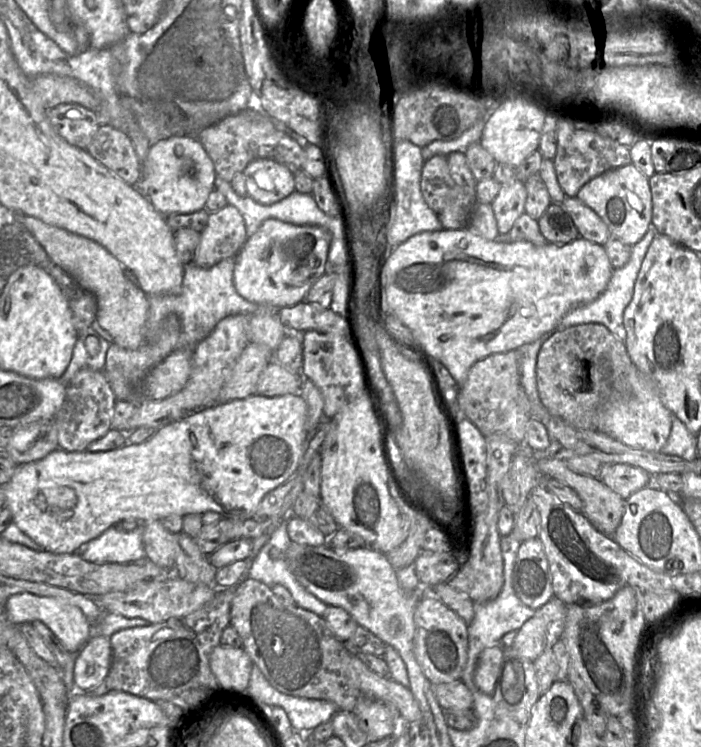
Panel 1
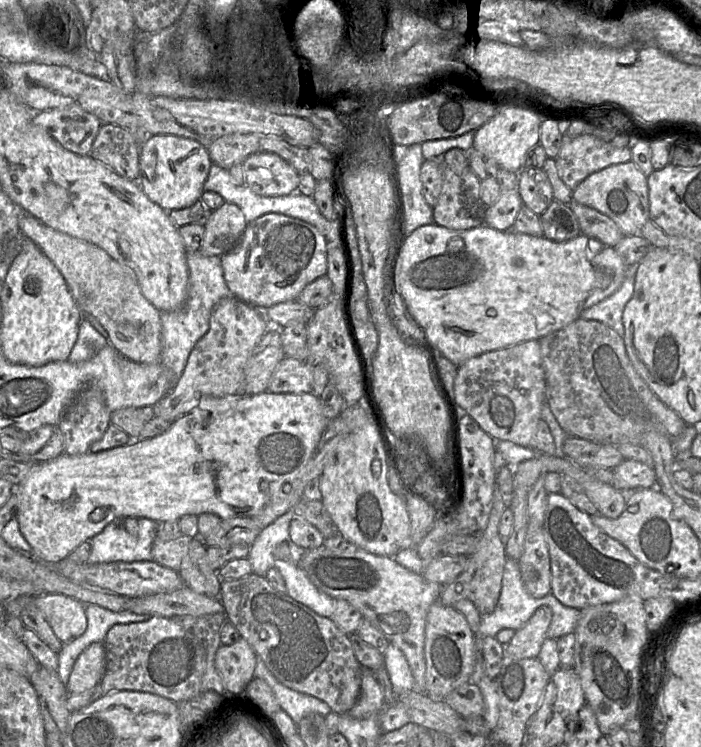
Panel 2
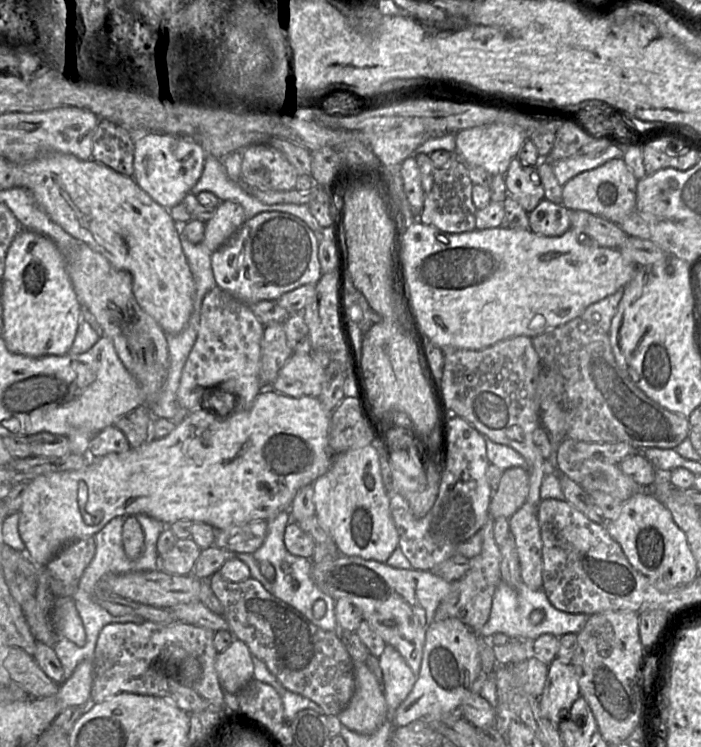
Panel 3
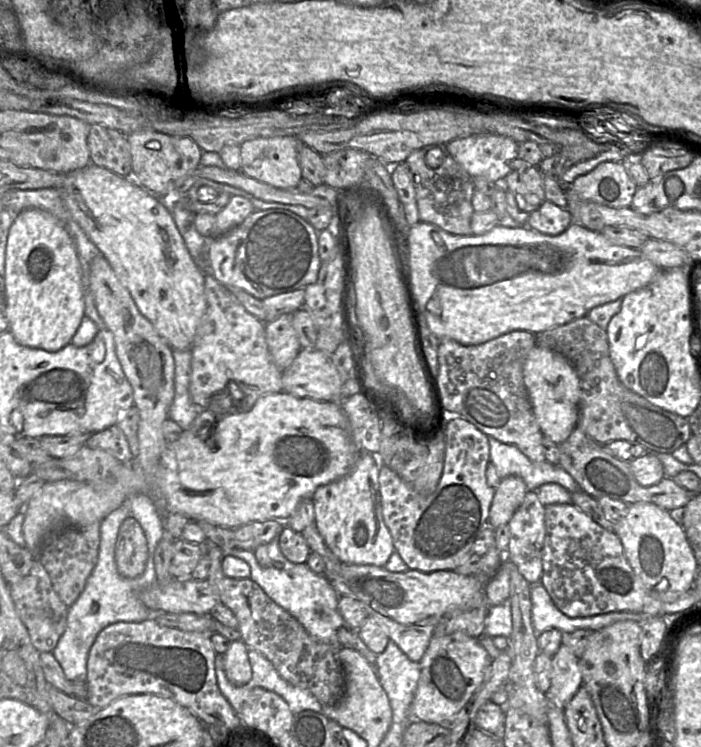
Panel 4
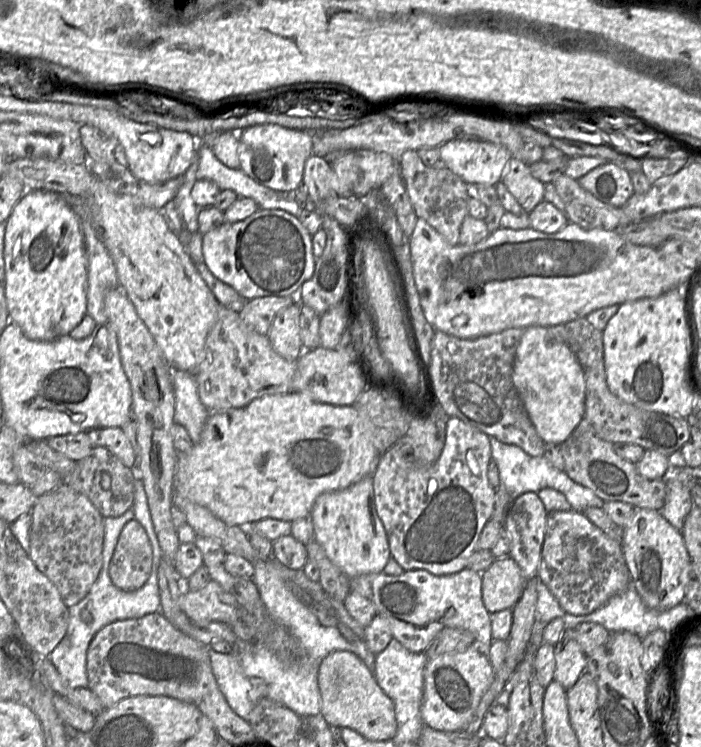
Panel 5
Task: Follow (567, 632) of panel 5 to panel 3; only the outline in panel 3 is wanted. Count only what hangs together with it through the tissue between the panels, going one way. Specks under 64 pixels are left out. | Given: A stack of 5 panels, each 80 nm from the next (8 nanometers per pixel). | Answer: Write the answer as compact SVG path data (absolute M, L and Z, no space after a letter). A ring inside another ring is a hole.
M556 657L549 666L545 686L539 697L541 714L558 728L579 696L578 677L574 668Z

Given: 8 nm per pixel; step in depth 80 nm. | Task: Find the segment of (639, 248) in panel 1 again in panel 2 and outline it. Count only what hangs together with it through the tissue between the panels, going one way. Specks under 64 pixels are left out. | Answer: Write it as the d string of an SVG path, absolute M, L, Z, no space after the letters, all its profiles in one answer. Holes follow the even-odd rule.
M637 265L626 266L626 277L620 287L604 300L583 310L579 317L602 322L623 338L622 315L626 304L634 293L636 270Z

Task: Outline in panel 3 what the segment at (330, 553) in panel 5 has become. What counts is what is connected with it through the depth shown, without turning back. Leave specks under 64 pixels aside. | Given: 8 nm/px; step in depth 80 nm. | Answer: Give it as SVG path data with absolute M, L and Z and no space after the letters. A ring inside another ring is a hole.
M370 444L333 457L328 471L312 484L315 515L332 536L340 554L386 563L399 547L399 535L390 512L378 451Z

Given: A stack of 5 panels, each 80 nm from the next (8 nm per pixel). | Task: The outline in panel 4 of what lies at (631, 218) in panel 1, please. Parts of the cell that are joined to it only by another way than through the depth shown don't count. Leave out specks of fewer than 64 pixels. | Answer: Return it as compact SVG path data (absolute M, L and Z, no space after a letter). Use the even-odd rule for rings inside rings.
M617 158L617 159L618 161L607 161L607 162L600 163L589 173L578 176L571 185L564 185L564 186L569 187L581 199L584 199L587 201L606 205L612 208L630 207L631 202L633 200L633 196L637 190L637 185L633 181L633 179L630 177L627 171L626 161L623 161L622 158Z

